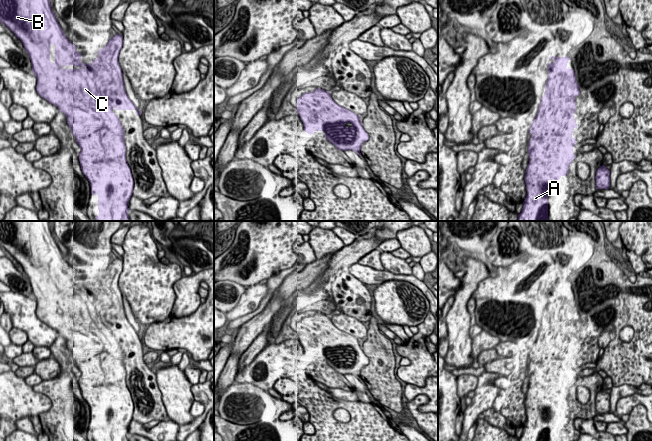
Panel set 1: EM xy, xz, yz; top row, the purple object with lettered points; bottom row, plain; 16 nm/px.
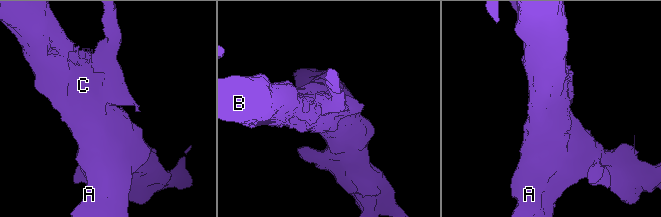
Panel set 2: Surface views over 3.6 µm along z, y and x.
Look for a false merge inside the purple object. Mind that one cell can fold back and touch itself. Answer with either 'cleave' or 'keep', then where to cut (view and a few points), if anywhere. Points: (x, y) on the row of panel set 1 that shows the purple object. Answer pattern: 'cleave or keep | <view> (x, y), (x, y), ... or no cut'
keep | no cut

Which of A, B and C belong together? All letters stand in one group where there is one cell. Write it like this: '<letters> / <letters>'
A B C

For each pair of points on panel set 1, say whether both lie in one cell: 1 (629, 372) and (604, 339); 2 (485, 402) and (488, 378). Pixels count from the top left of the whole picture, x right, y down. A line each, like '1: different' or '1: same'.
1: different
2: same

